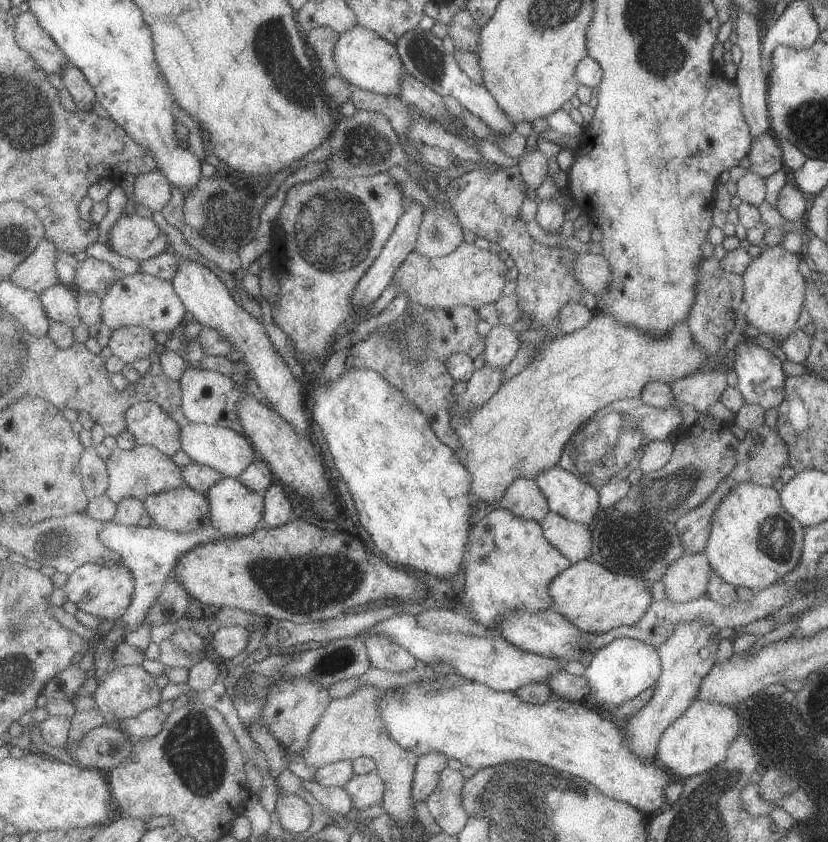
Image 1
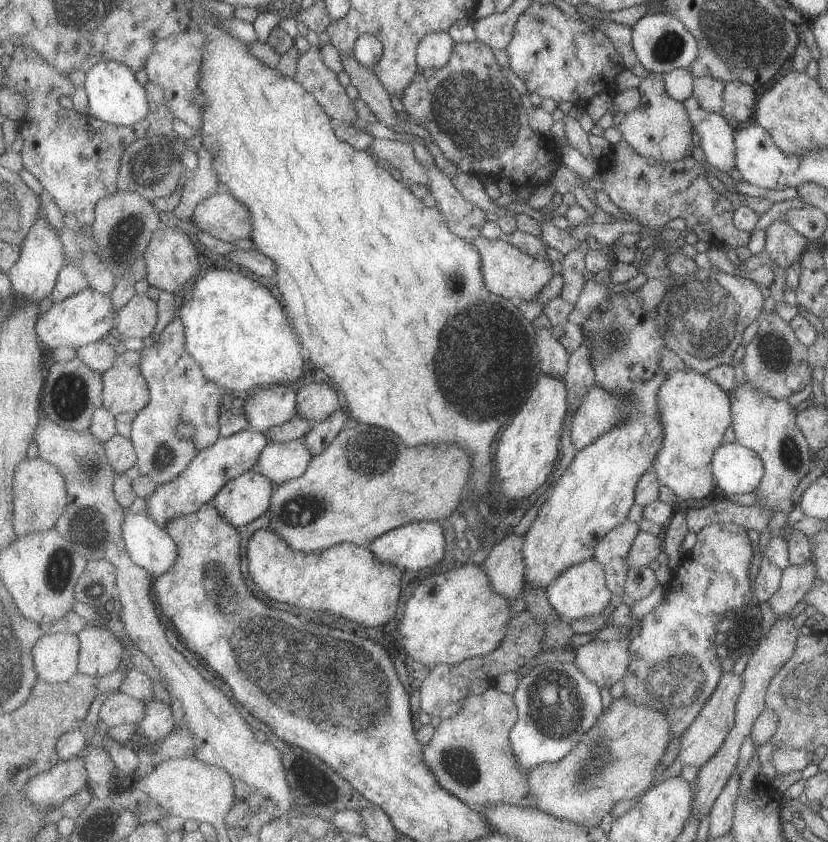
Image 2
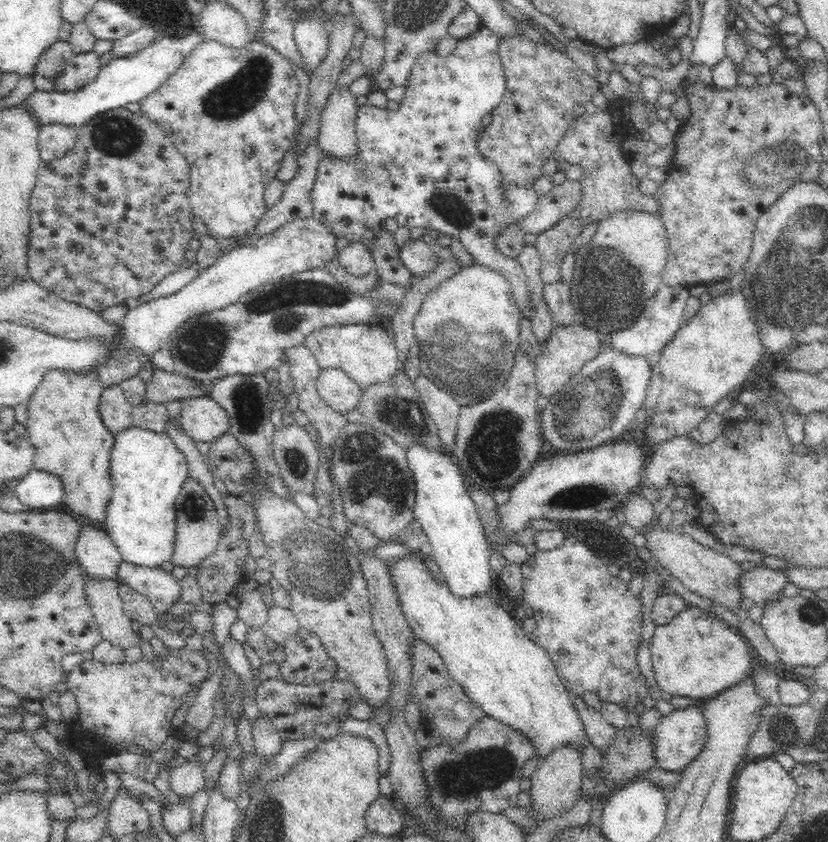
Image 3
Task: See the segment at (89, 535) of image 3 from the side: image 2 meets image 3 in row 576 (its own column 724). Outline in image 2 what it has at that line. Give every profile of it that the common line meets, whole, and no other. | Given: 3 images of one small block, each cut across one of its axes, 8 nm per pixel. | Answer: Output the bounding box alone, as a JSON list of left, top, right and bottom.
[723,81,757,124]

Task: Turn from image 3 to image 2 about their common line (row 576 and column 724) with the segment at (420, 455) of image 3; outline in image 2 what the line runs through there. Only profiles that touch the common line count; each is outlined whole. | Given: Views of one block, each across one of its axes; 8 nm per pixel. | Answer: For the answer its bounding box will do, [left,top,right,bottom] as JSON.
[712,441,765,496]

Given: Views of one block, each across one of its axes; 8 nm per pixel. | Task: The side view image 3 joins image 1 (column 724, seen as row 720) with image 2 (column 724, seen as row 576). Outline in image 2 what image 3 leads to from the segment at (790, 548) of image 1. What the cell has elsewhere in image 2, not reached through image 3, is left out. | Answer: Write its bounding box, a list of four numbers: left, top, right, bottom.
[653,369,733,500]

